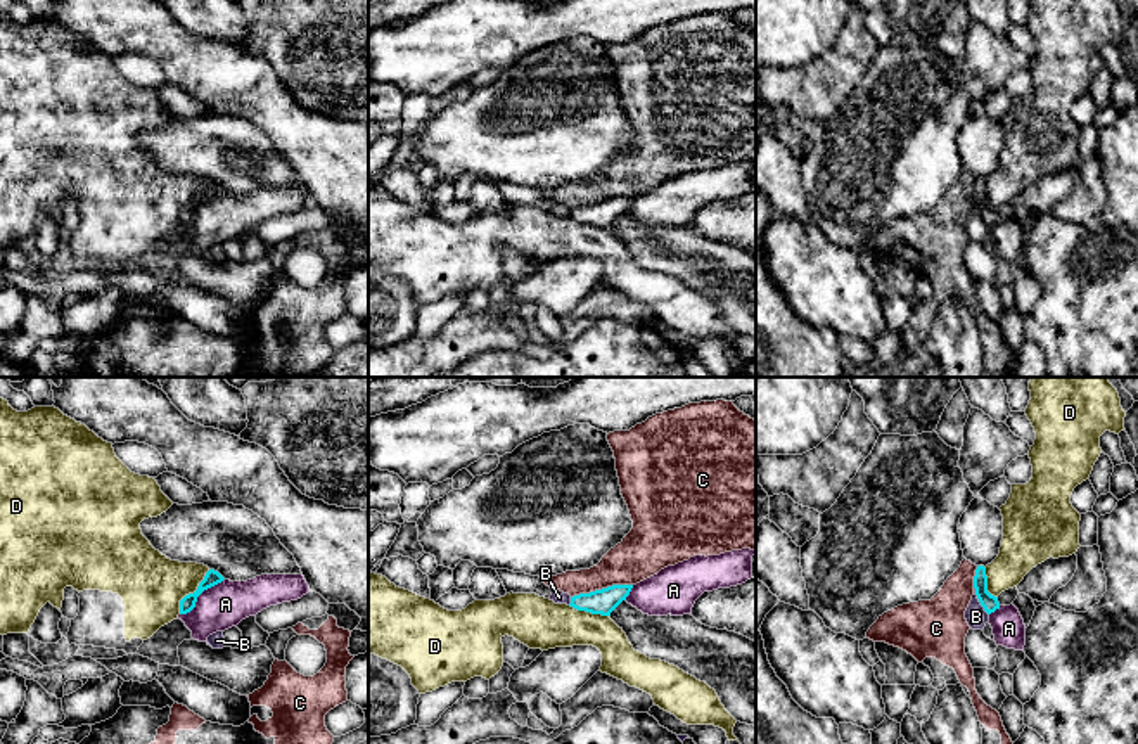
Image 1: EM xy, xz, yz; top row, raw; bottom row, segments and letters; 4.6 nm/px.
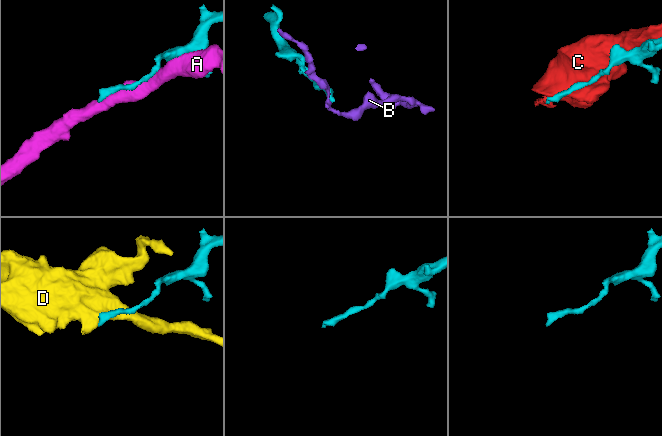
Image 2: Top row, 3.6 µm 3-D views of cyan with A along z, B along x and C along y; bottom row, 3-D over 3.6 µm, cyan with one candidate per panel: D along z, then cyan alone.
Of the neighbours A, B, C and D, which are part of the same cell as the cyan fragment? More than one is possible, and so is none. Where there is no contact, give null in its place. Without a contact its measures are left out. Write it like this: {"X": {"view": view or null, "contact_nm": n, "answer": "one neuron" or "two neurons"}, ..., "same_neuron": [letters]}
{"A": {"view": "xy", "contact_nm": 260, "answer": "two neurons"}, "B": {"view": "yz", "contact_nm": 150, "answer": "two neurons"}, "C": {"view": "xz", "contact_nm": 300, "answer": "two neurons"}, "D": {"view": "xy", "contact_nm": 260, "answer": "two neurons"}, "same_neuron": []}

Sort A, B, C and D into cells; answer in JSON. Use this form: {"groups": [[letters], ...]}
{"groups": [["A"], ["B"], ["C"], ["D"]]}

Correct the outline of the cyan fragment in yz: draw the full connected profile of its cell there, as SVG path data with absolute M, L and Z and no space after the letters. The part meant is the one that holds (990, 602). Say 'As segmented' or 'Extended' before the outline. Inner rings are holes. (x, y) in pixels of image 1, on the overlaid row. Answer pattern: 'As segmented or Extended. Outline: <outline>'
As segmented. Outline: M977 566L977 569L975 569L974 588L975 588L975 595L981 602L981 606L984 607L984 611L988 614L1000 609L998 597L991 595L988 592L988 576L986 576L986 568L984 566Z

